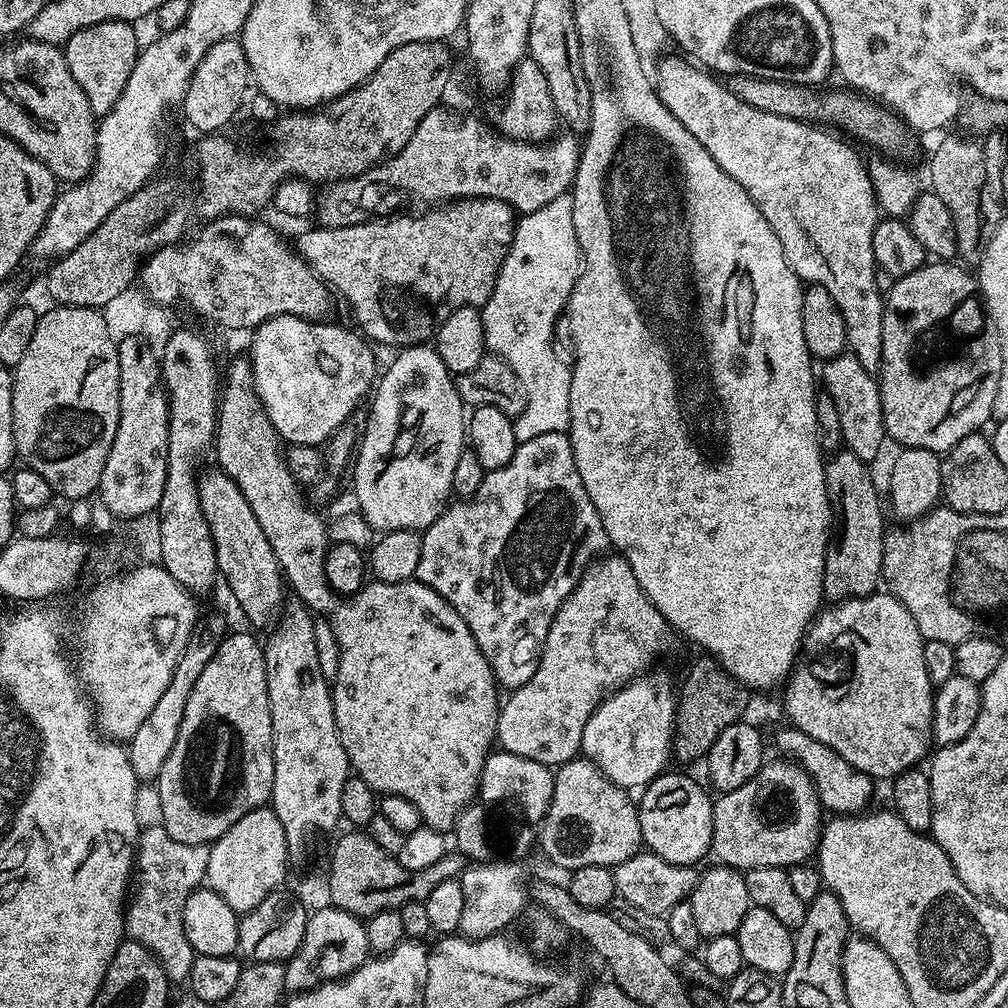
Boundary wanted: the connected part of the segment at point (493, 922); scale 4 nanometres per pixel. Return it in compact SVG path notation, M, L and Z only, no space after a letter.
M515 859L491 862L472 862L460 873L458 879L462 886L464 904L459 935L469 940L481 940L484 936L494 936L505 931L504 928L524 908L528 900L528 880L524 868Z

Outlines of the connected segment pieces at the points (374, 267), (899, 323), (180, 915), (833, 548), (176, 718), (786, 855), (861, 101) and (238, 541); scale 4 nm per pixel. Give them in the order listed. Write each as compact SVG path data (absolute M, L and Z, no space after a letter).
M457 200L455 202L445 203L443 206L432 206L421 216L404 216L408 214L392 214L389 220L376 220L369 218L362 224L351 224L341 228L322 228L313 226L309 232L301 234L297 240L294 240L294 247L299 252L300 257L312 267L313 272L328 285L329 289L337 297L340 296L348 303L348 308L352 311L352 316L356 319L355 327L369 341L380 344L396 344L395 346L420 346L425 343L424 340L433 335L440 323L450 314L459 308L480 308L490 298L492 287L496 281L496 275L500 273L500 267L504 261L504 256L512 244L512 236L516 233L517 213L506 202L501 200Z
M928 262L923 268L914 270L910 274L899 277L892 289L887 289L884 296L884 317L882 318L882 360L878 369L878 383L880 385L880 398L882 400L882 418L884 430L889 437L892 436L904 448L925 448L937 454L948 452L962 438L966 438L972 432L983 429L988 419L993 419L994 398L998 394L998 382L1002 370L1002 358L1000 346L995 331L986 328L986 309L980 297L980 285L977 277L972 276L959 263L956 262Z
M159 823L143 829L136 841L134 867L130 877L130 891L126 897L124 931L127 939L139 940L146 950L158 958L169 981L187 981L190 966L197 952L190 946L184 929L186 898L194 894L206 880L206 866L210 862L210 847L206 844L178 842L166 834Z
M847 450L831 453L824 466L833 522L824 555L824 594L828 598L871 596L882 580L886 527L880 496L868 468L869 465L860 460L858 454Z
M208 616L197 619L192 627L192 636L186 642L186 650L182 650L182 658L178 658L178 666L174 666L174 678L170 678L170 686L162 693L162 698L150 710L146 722L138 726L138 734L127 741L128 757L134 766L137 781L155 781L160 775L162 766L166 766L166 758L170 758L170 750L174 750L174 742L178 742L178 730L182 726L182 714L186 714L186 702L190 702L190 690L194 690L194 682L198 682L198 674L206 670L206 662L214 658L218 646L226 635L224 620L220 616Z
M787 758L769 759L760 765L754 778L747 780L742 786L715 797L712 805L712 850L721 865L747 870L758 866L774 866L789 869L793 864L803 864L816 851L820 842L822 805L814 782L798 764Z
M737 75L731 77L727 85L735 96L742 98L742 102L758 110L766 110L766 114L782 114L782 118L794 118L805 122L816 121L824 126L841 124L842 127L849 128L858 139L865 140L868 144L877 144L880 148L889 148L892 152L898 151L910 135L904 121L892 109L856 90L824 92L821 96L816 96L817 89L807 84Z
M216 466L199 477L198 494L216 547L219 575L228 583L237 606L244 611L253 629L275 625L285 603L286 581L278 558L274 558L274 550L270 550L270 542L266 542L266 534L262 534L262 526L258 526L258 518L254 518L254 510L250 510L250 502L246 502L242 490Z

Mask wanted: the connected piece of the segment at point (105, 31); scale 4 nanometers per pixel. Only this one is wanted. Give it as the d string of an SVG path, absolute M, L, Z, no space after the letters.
M107 20L98 22L98 26L86 26L64 43L62 51L75 81L85 91L94 116L99 118L110 114L110 110L114 110L114 102L122 98L122 90L126 90L126 81L130 78L130 70L134 70L138 55L131 23Z

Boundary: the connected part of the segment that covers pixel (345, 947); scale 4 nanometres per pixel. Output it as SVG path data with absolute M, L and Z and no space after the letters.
M335 906L313 911L306 922L306 934L302 934L302 946L285 965L286 989L289 993L309 992L320 984L331 984L357 972L370 959L366 942L366 923L361 917Z

